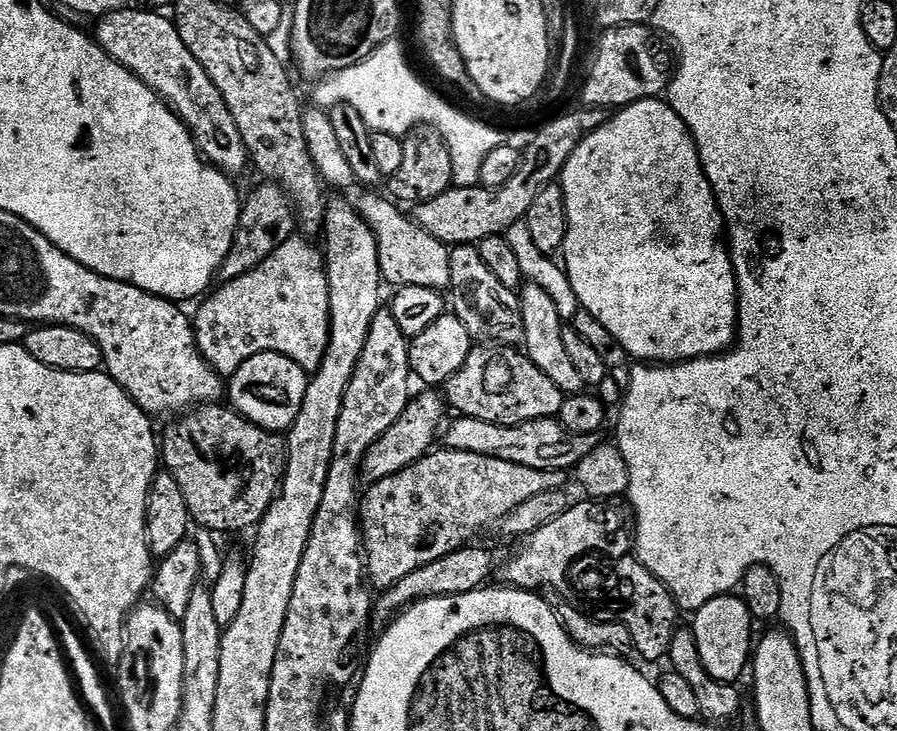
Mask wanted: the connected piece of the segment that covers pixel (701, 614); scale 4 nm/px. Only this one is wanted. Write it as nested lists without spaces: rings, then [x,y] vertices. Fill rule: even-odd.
[[[724,594],[708,600],[696,612],[696,621],[690,624],[690,630],[698,642],[698,654],[702,666],[706,666],[708,675],[713,680],[727,684],[736,684],[739,676],[745,675],[754,652],[754,635],[752,636],[753,609],[745,606],[743,599],[736,594]]]

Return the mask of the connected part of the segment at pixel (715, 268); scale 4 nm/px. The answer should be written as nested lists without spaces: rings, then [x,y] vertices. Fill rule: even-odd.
[[[663,99],[635,100],[628,107],[619,109],[598,130],[591,132],[570,154],[558,183],[564,192],[568,229],[562,249],[562,267],[568,275],[570,286],[577,295],[577,302],[628,351],[636,362],[651,362],[653,365],[678,364],[681,360],[696,360],[700,356],[715,356],[731,349],[736,338],[738,323],[738,297],[736,294],[736,272],[732,269],[732,257],[726,243],[724,217],[716,204],[710,182],[700,165],[696,142],[678,114]]]

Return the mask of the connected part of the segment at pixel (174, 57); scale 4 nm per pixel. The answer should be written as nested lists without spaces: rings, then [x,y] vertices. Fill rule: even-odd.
[[[125,6],[95,21],[94,39],[110,59],[134,73],[172,109],[191,132],[201,157],[209,165],[219,168],[229,178],[237,178],[249,171],[250,161],[242,134],[238,134],[238,125],[234,123],[234,114],[230,114],[226,98],[218,94],[218,86],[210,82],[210,74],[202,70],[198,58],[182,42],[175,23],[164,16],[167,15],[160,10]]]

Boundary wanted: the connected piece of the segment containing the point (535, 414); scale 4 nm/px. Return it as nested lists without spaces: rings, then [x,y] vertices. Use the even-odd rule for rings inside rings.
[[[476,346],[473,347],[472,353],[466,358],[466,362],[462,366],[462,370],[458,370],[448,380],[447,384],[443,385],[442,395],[449,409],[457,408],[455,411],[462,416],[470,418],[478,418],[482,422],[494,422],[502,426],[514,426],[522,422],[530,422],[531,420],[550,420],[560,415],[560,407],[564,401],[565,393],[558,390],[558,386],[554,386],[554,382],[550,382],[550,378],[546,378],[546,374],[542,374],[542,370],[538,370],[538,366],[534,366],[534,362],[528,359],[523,351],[517,350],[512,346]]]

